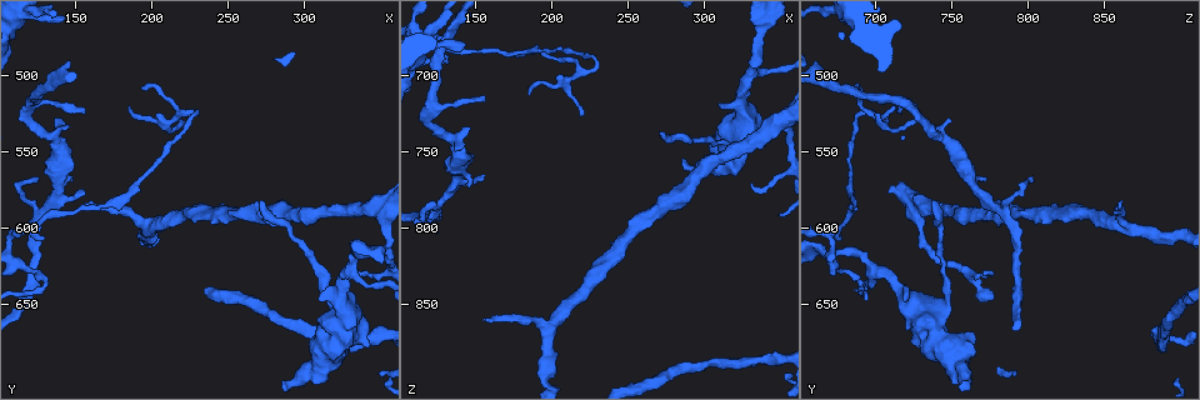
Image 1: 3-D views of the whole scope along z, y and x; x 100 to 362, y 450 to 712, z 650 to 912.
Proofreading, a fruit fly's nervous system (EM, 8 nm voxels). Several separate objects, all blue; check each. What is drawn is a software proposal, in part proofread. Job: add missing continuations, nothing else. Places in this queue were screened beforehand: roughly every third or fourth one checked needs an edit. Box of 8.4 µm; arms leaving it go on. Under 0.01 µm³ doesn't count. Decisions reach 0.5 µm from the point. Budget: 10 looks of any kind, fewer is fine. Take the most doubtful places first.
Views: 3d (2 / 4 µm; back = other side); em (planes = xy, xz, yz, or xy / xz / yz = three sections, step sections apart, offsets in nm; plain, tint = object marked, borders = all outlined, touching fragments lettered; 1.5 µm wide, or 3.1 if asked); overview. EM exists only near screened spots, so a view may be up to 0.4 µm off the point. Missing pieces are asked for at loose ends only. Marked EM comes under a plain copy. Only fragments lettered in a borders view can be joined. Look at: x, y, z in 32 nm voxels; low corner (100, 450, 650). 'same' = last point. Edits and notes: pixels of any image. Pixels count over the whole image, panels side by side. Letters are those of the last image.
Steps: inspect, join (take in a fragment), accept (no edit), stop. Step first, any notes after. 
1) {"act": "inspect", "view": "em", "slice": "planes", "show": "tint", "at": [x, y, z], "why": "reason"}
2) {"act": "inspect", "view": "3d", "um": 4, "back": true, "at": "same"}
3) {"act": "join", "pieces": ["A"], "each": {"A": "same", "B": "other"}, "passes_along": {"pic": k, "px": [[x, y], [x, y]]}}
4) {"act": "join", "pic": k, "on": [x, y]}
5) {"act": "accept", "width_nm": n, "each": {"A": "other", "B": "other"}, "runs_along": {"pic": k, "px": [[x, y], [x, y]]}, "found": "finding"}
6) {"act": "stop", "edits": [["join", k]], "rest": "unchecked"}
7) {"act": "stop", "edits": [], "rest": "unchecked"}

{"act": "inspect", "view": "3d", "um": 2, "at": [270, 580, 736], "why": "end of a long branch"}

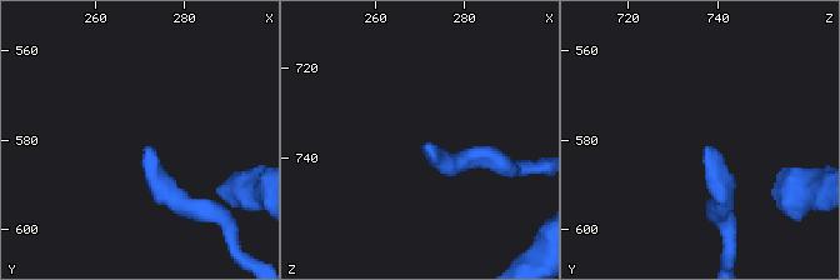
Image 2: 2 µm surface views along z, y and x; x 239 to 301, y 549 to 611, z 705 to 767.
{"act": "inspect", "view": "em", "slice": "xz", "step": 8, "show": "tint", "at": [272, 581, 737], "why": "shape alone is not enough"}

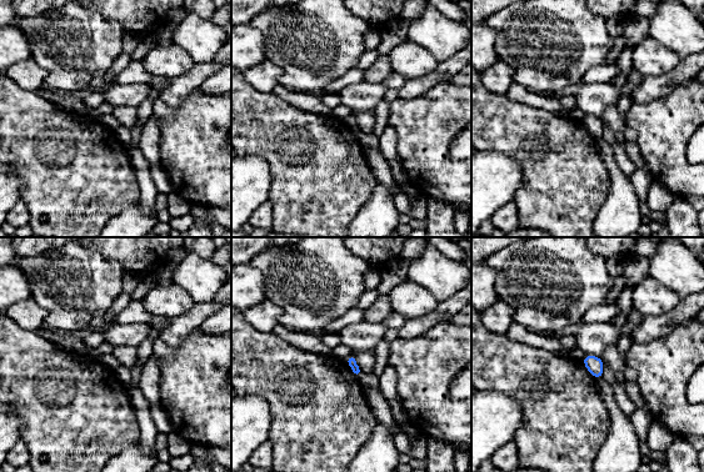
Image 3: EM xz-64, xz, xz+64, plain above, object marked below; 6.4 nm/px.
{"act": "inspect", "view": "em", "slice": "planes", "show": "borders", "at": "same", "why": "cut it another way"}

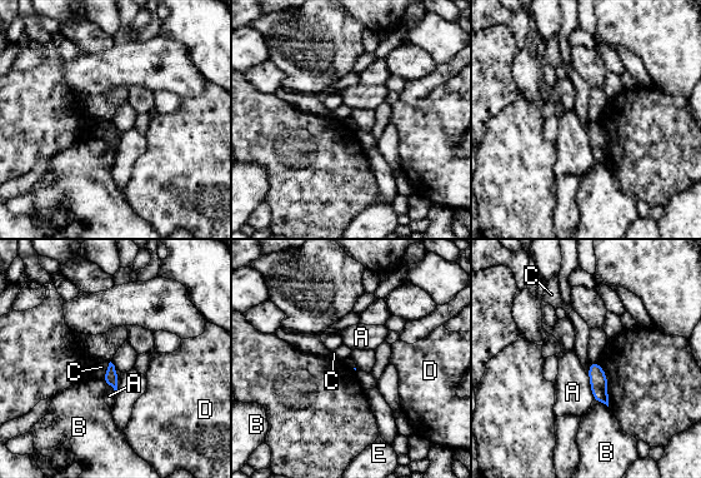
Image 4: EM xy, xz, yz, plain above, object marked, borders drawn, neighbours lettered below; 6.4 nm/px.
{"act": "accept", "longest_contact_nm": ["A", 180], "each": {"A": "other", "B": "other", "C": "other", "D": "other", "E": "other"}, "border": {"pic": 4, "px": [[110, 362], [103, 379]]}, "found": "none of them fits"}

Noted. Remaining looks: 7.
{"act": "inspect", "view": "em", "slice": "planes", "show": "borders", "at": [124, 566, 804], "why": "free end"}

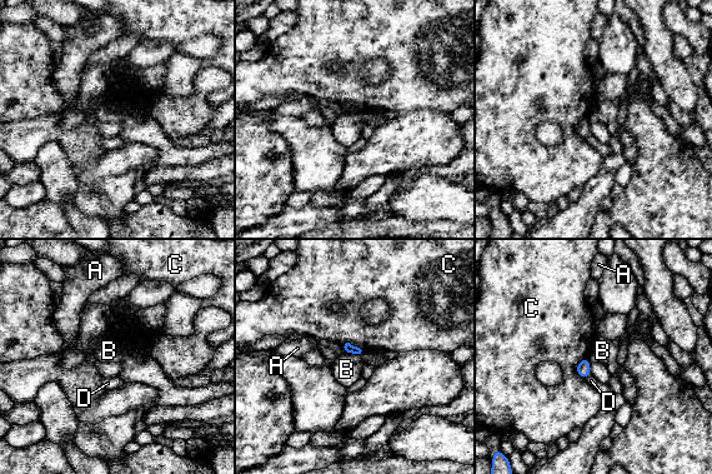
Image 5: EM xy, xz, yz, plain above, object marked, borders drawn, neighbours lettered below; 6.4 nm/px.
{"act": "accept", "each": {"A": "other", "B": "other", "C": "other", "D": "other"}, "border": {"pic": 5, "px": [[346, 350], [359, 354]]}, "found": "none of them fits"}

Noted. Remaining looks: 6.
{"act": "inspect", "view": "em", "slice": "yz", "step": 4, "show": "tint", "at": [156, 586, 862], "why": "tapers out"}

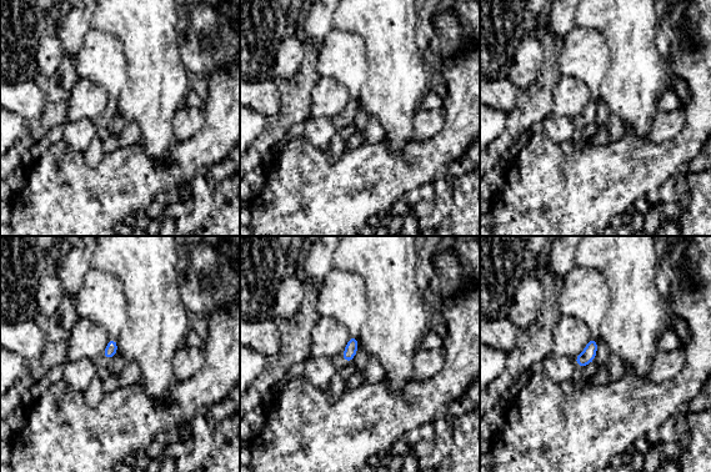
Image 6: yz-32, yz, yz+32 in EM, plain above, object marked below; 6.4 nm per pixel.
{"act": "inspect", "view": "em", "slice": "planes", "show": "borders", "at": "same", "why": "cut it another way"}

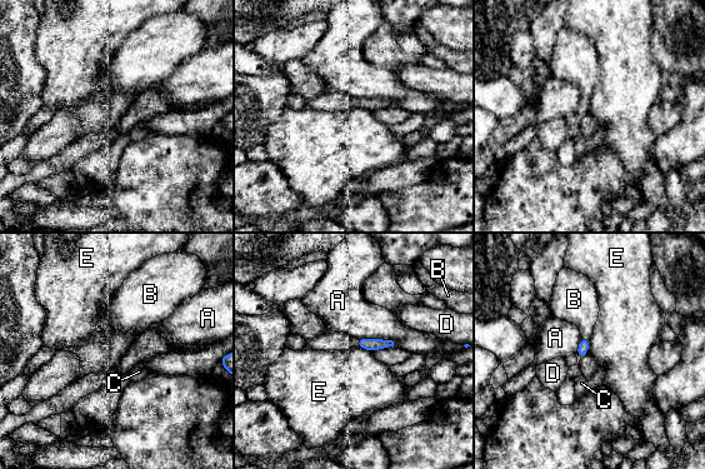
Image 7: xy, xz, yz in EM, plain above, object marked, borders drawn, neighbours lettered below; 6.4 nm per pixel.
{"act": "accept", "each": {"A": "other", "B": "other", "C": "other", "D": "other", "E": "other"}, "border": {"pic": 7, "px": [[356, 345], [371, 352]]}, "found": "none of them fits"}

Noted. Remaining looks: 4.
{"act": "inspect", "view": "em", "slice": "xz", "step": 8, "show": "tint", "at": [342, 678, 742], "why": "stops while still wide"}

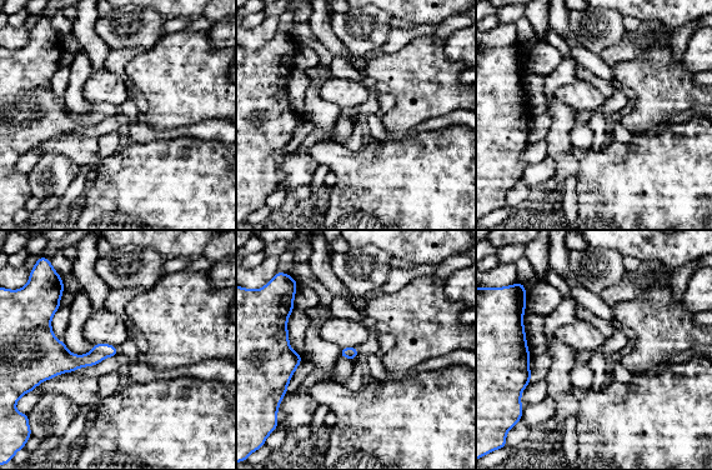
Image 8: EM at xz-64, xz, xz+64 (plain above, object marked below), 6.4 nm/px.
{"act": "inspect", "view": "em", "slice": "planes", "show": "borders", "at": "same", "why": "cut it another way"}

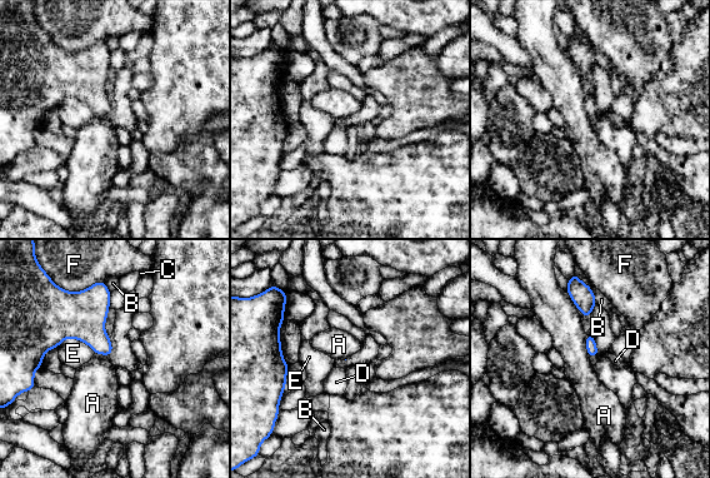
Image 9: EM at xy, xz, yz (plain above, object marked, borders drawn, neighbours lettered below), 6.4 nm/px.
{"act": "accept", "each": {"A": "other", "B": "other", "C": "other", "D": "other", "E": "other", "F": "other"}, "border": {"pic": 9, "px": [[585, 334], [585, 350], [589, 358]]}, "found": "none of them fits"}

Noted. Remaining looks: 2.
{"act": "stop", "edits": [], "rest": "unchecked"}

